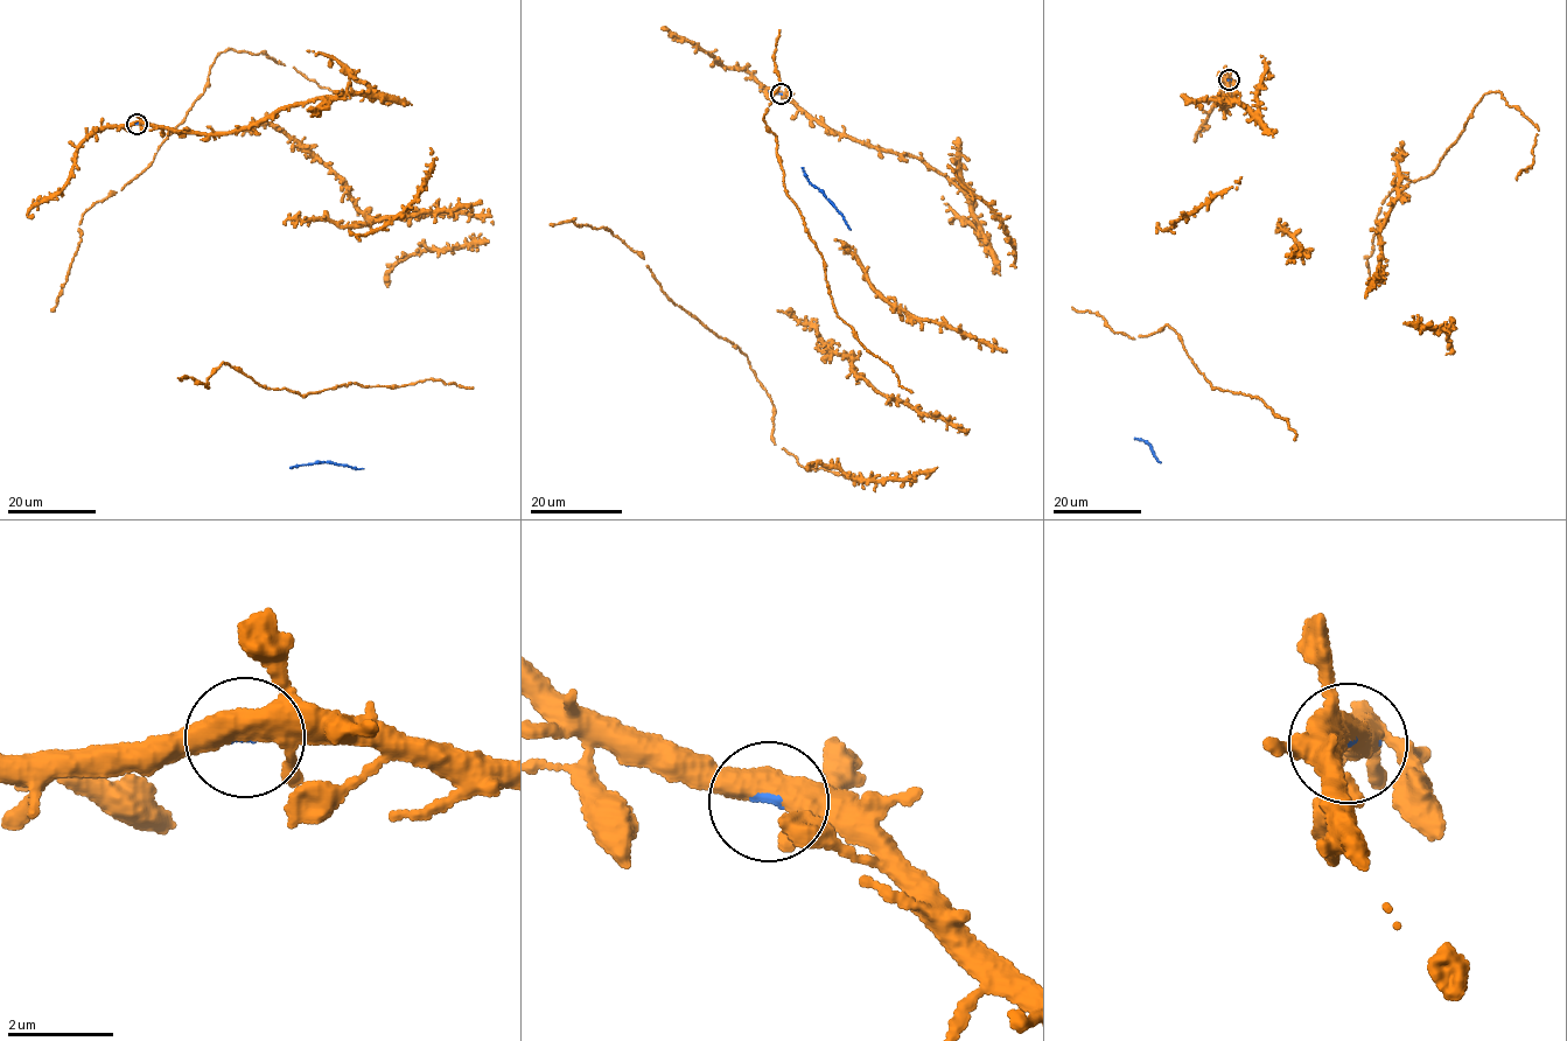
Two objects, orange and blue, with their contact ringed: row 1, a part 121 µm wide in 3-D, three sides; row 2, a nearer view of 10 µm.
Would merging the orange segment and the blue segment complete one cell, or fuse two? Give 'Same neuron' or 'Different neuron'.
Same neuron

